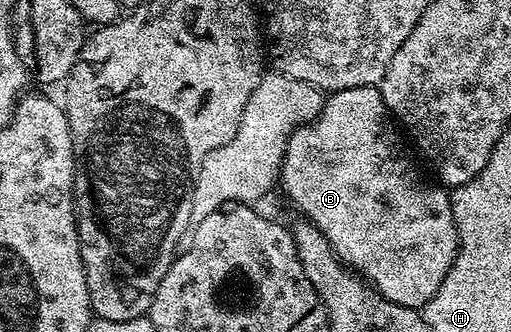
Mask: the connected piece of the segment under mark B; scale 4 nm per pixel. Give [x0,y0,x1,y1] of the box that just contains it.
[280,86,458,309]

